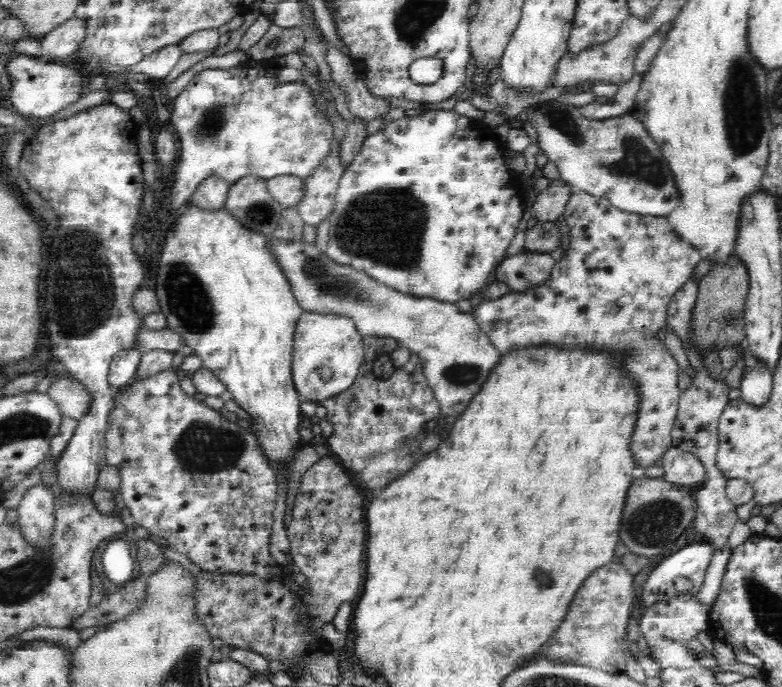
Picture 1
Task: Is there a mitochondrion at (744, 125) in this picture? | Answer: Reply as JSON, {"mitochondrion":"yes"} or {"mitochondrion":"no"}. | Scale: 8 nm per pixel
{"mitochondrion":"yes"}

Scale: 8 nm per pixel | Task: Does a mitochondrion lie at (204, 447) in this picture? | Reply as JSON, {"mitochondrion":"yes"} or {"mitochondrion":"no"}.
{"mitochondrion":"yes"}

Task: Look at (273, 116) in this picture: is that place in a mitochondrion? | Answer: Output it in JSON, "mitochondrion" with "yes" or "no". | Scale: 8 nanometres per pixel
{"mitochondrion":"no"}

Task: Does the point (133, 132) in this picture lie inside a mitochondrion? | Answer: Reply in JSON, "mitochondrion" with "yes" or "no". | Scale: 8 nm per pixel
{"mitochondrion":"no"}

